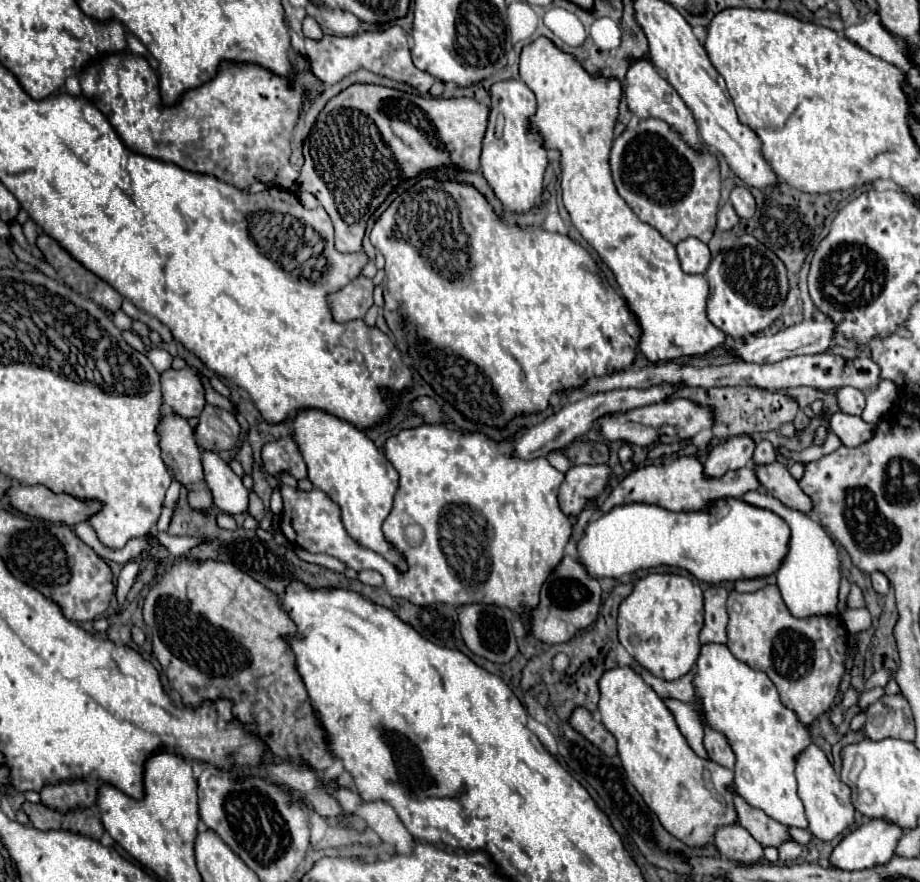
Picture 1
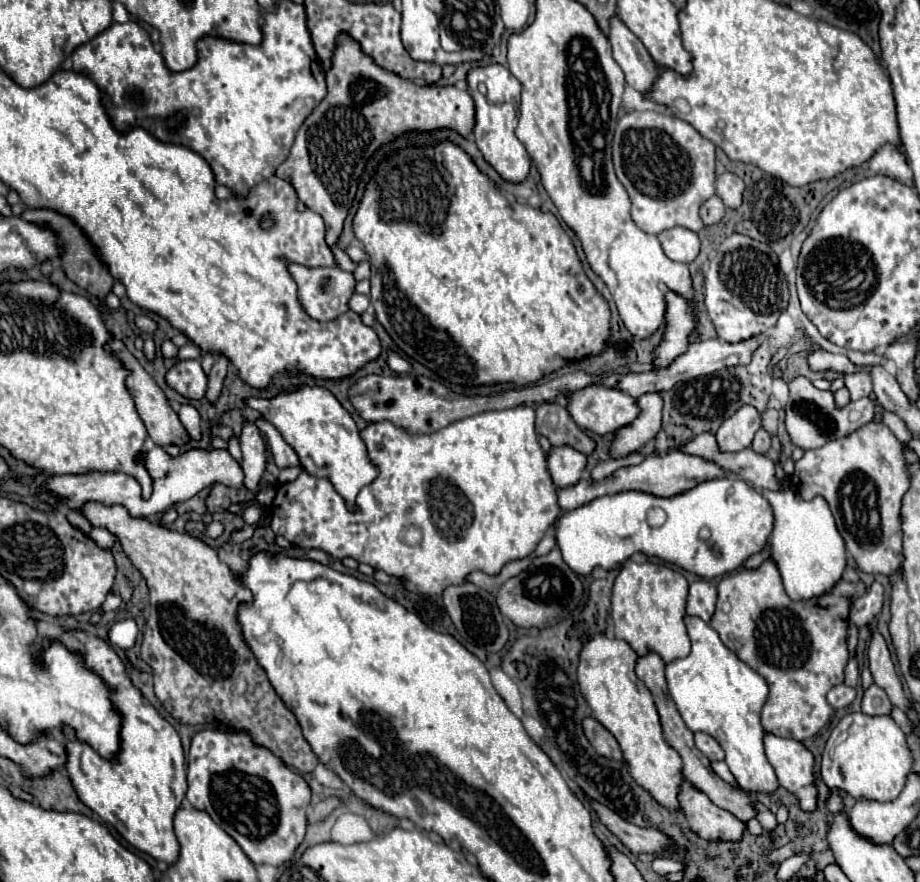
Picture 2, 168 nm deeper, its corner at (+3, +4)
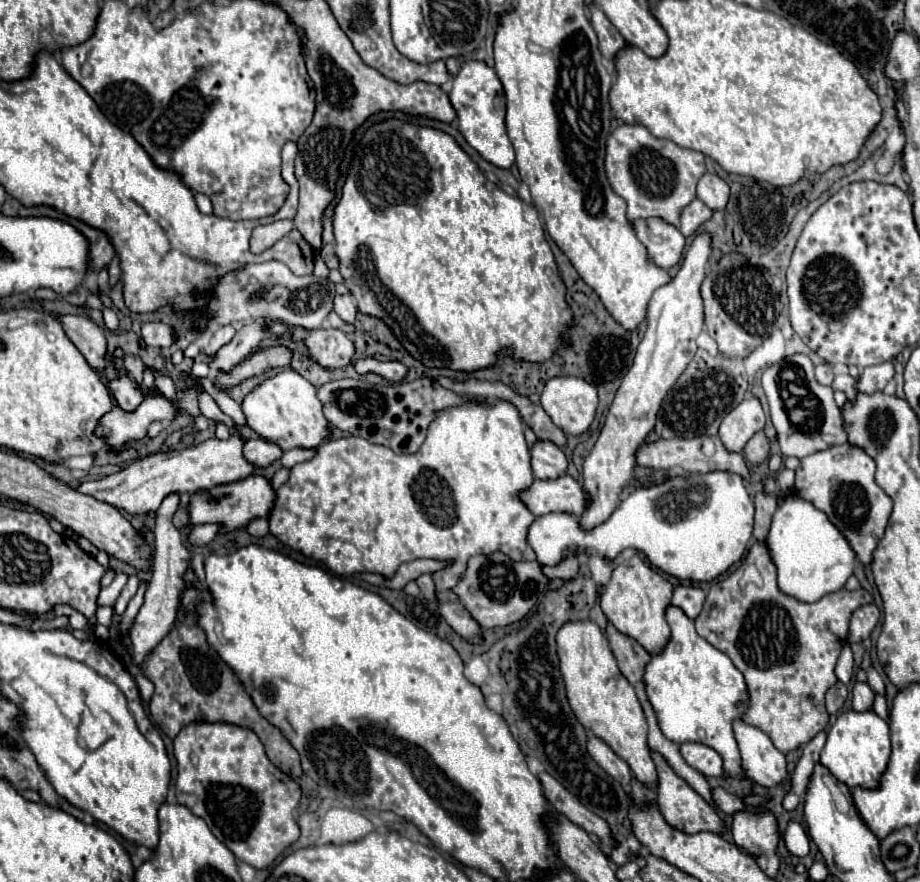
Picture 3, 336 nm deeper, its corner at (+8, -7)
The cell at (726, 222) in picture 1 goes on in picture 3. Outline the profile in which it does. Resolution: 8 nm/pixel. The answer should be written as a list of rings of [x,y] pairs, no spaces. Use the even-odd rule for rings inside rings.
[[[693,200],[681,214],[681,234],[683,236],[695,236],[699,228],[713,216],[711,208],[707,208],[701,200]]]

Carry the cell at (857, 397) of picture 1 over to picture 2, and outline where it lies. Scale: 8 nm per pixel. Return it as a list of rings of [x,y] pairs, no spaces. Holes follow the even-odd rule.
[[[862,367],[856,373],[850,373],[844,377],[846,387],[850,389],[850,399],[856,401],[860,397],[868,397],[872,393],[872,377],[870,367]]]

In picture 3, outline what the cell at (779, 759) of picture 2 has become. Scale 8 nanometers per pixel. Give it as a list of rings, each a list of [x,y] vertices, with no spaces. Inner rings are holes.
[[[737,720],[733,728],[747,778],[755,780],[763,788],[775,788],[783,784],[789,776],[785,770],[787,760],[785,754],[773,746],[771,738],[743,720]]]

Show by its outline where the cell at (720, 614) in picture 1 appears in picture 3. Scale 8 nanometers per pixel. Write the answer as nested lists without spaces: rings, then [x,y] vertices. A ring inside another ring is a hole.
[[[677,586],[673,592],[673,606],[681,608],[687,618],[695,620],[701,614],[703,602],[705,602],[705,592],[701,588],[693,588],[693,586]]]

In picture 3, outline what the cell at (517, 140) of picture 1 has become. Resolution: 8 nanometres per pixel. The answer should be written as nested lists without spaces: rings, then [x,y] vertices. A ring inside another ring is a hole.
[[[465,62],[461,72],[453,78],[451,104],[457,110],[457,124],[471,148],[475,148],[487,162],[501,170],[509,170],[515,164],[515,152],[507,138],[505,128],[505,90],[495,70],[485,62]]]

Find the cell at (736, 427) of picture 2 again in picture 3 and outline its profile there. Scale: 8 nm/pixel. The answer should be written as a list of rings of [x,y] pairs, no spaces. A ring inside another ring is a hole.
[[[757,398],[743,400],[737,408],[733,408],[719,426],[719,438],[729,452],[741,452],[747,440],[763,430],[765,414]]]

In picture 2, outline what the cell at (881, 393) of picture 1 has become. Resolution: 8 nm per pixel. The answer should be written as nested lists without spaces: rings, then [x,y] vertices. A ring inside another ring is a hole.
[[[798,375],[792,381],[788,381],[788,387],[790,387],[790,399],[784,407],[786,431],[792,439],[792,443],[804,451],[822,447],[824,443],[828,443],[832,439],[846,437],[848,433],[854,433],[856,429],[860,429],[864,423],[872,421],[872,417],[874,417],[874,403],[868,397],[862,397],[858,401],[850,401],[846,407],[838,409],[834,405],[834,393],[816,389],[812,385],[812,381],[808,381],[804,375]]]

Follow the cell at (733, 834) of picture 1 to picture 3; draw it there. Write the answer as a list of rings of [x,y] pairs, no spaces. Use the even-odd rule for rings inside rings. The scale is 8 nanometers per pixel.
[[[653,754],[653,760],[657,764],[657,774],[659,774],[659,788],[657,788],[657,794],[659,794],[659,810],[665,818],[665,822],[671,826],[671,828],[677,828],[679,832],[685,832],[685,834],[697,834],[697,832],[713,832],[713,834],[725,834],[727,832],[727,826],[725,822],[719,818],[719,814],[715,812],[713,806],[709,806],[695,790],[691,790],[687,786],[687,782],[683,778],[679,778],[669,766],[667,762],[659,756],[659,754]]]

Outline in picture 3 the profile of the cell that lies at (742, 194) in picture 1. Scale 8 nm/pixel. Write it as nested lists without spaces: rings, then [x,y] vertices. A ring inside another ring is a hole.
[[[703,174],[697,184],[697,198],[711,210],[725,210],[729,202],[729,184],[717,174]]]

